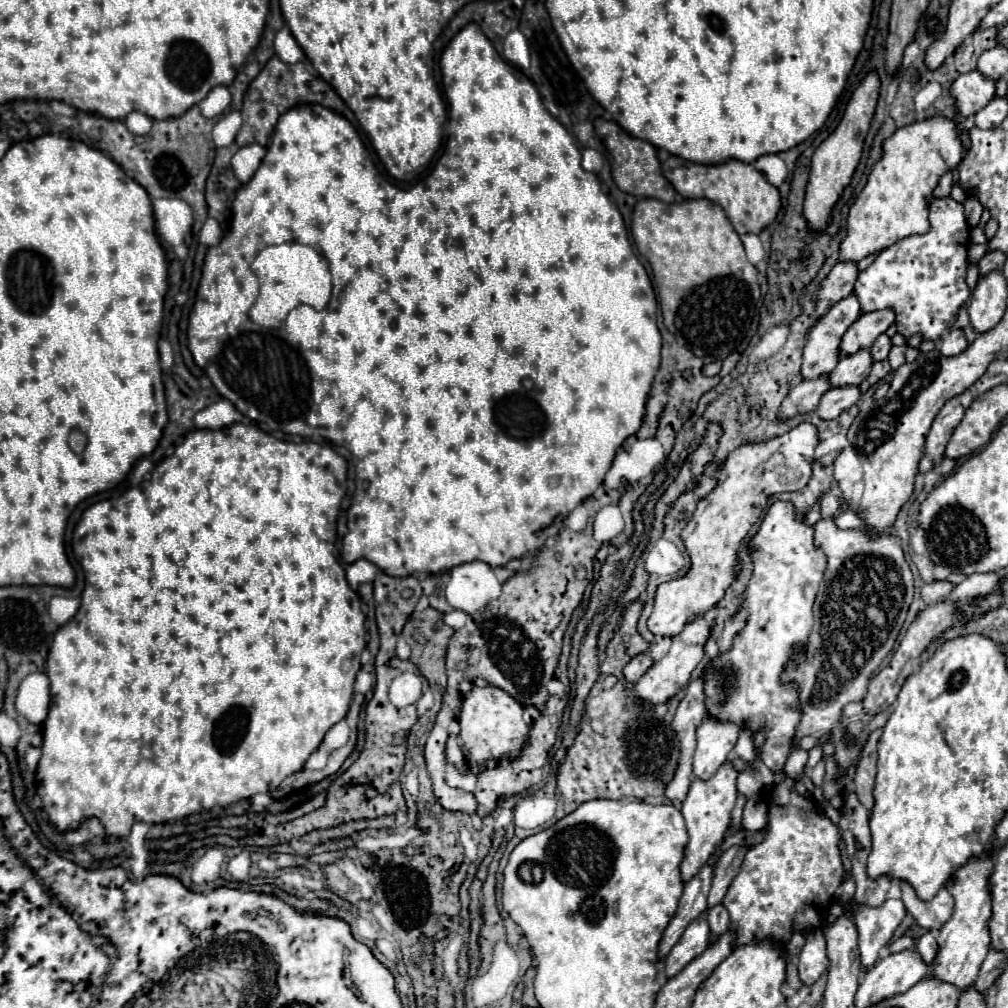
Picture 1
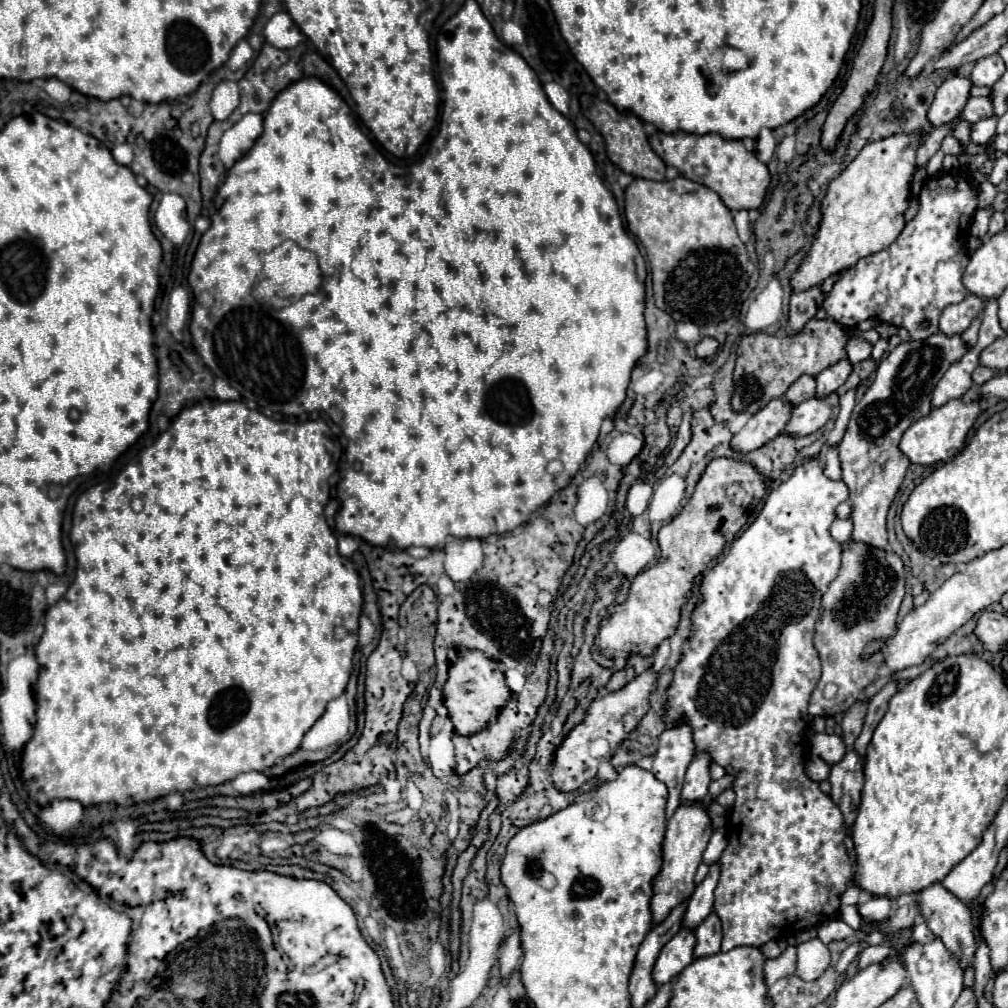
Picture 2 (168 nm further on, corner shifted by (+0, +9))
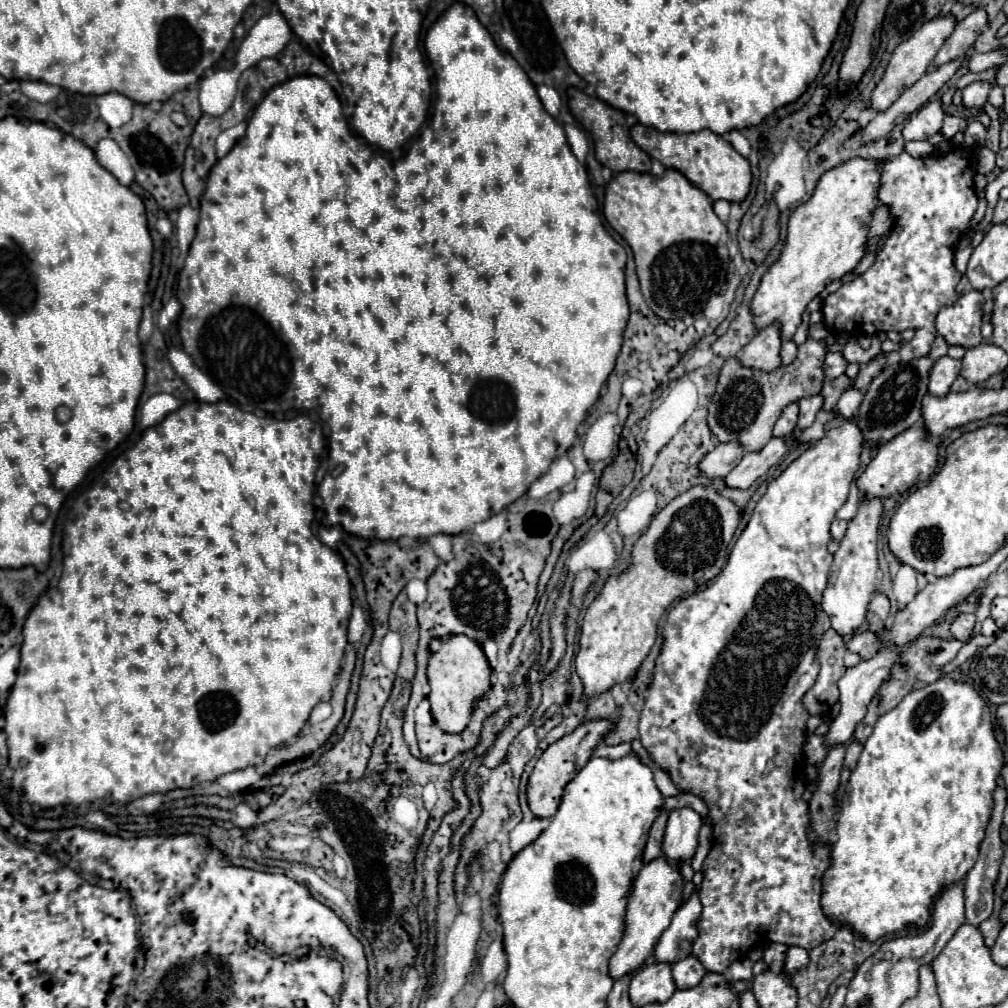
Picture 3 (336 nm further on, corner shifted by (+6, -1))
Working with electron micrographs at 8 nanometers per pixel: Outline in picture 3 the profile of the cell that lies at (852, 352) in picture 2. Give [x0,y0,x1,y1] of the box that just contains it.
[824,351,848,379]

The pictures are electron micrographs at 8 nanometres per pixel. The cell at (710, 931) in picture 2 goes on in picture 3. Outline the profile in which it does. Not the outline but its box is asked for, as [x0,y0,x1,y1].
[672,953,706,989]

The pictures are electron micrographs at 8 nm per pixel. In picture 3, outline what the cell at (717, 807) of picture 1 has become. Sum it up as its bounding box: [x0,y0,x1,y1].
[610,855,684,979]

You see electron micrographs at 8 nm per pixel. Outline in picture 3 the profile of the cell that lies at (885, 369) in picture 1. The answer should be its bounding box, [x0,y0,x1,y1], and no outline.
[822,375,850,409]

